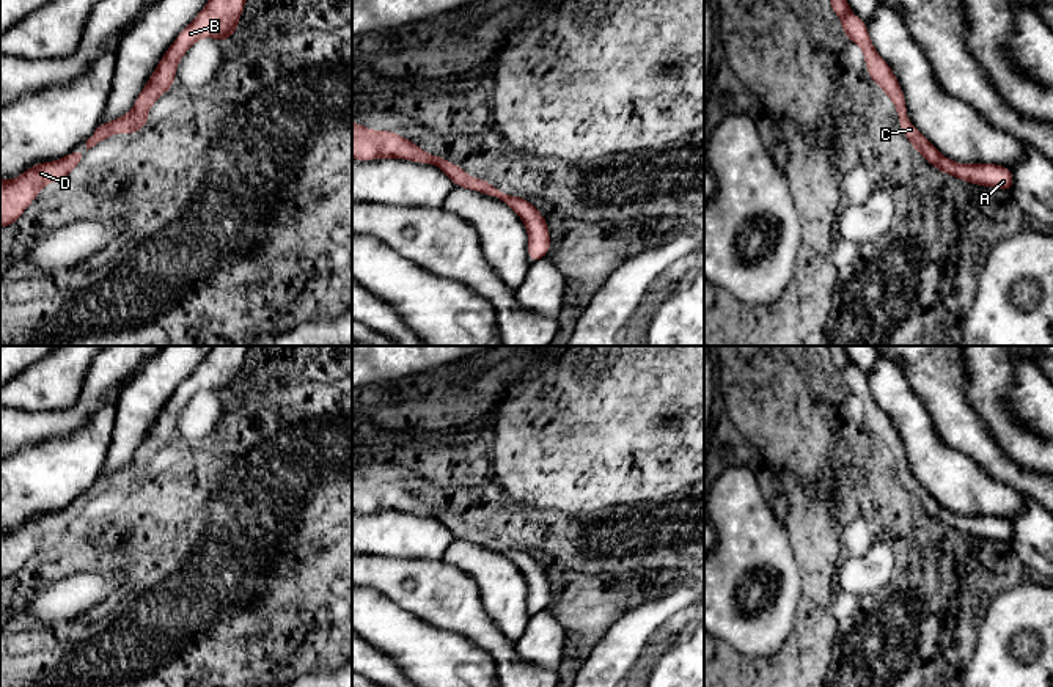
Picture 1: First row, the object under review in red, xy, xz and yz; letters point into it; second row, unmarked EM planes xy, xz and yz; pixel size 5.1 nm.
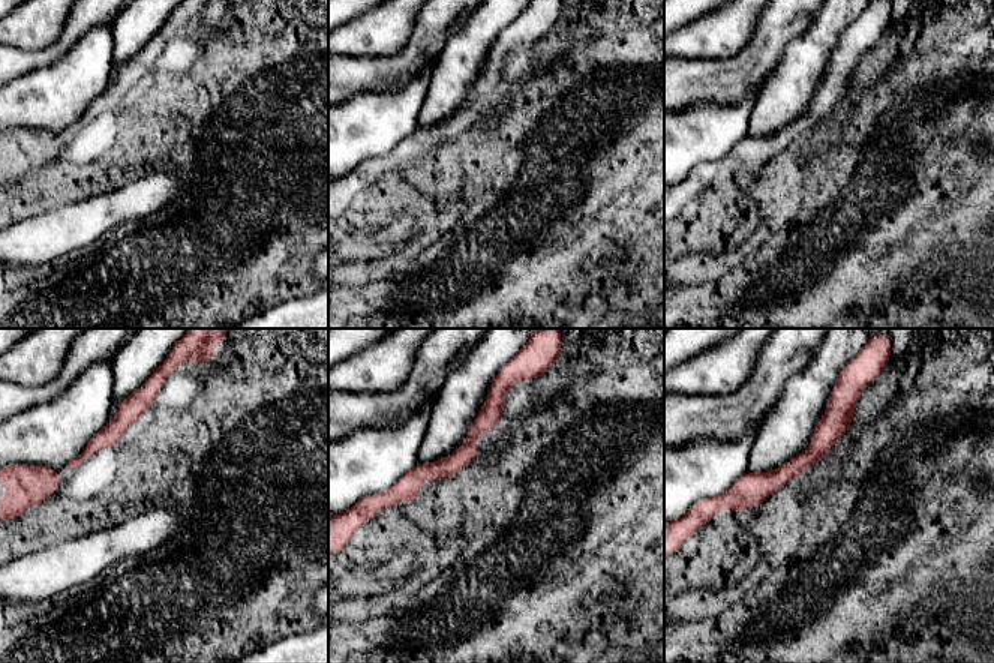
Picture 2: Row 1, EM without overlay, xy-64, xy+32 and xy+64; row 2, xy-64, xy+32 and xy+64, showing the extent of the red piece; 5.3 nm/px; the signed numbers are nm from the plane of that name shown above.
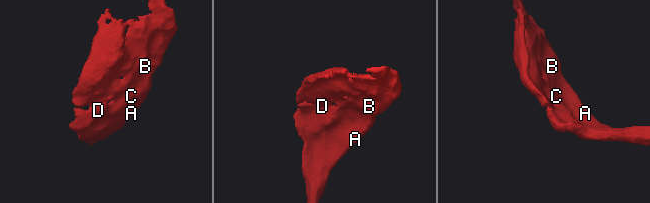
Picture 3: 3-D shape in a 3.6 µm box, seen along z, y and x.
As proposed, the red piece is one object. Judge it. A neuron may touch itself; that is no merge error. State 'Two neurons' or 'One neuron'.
One neuron

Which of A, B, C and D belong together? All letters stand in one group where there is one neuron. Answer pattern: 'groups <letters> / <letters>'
groups A B C D

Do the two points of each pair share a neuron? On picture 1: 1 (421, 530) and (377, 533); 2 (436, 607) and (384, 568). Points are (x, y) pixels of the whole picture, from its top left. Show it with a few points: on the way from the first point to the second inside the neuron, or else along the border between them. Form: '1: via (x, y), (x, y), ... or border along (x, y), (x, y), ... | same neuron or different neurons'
1: via (410, 533), (388, 533) | same neuron
2: via (423, 595), (396, 580) | same neuron

